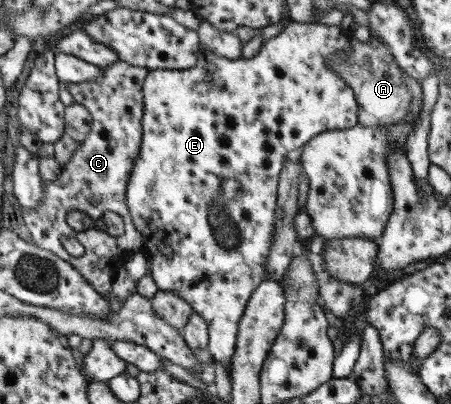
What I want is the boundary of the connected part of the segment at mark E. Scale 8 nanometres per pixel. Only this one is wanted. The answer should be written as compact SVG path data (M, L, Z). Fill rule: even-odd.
M296 21L288 22L287 27L276 38L267 40L260 52L247 59L236 59L218 56L202 46L198 57L198 62L193 68L188 70L154 70L148 74L144 83L143 93L145 96L145 115L143 116L143 146L140 149L138 161L131 172L131 180L127 186L127 205L130 206L131 215L135 225L143 237L143 250L151 263L153 278L160 291L170 291L170 293L180 294L182 299L188 301L194 309L194 313L200 313L208 323L210 345L208 350L213 355L214 360L222 362L231 380L231 366L234 356L239 349L239 326L247 313L248 302L260 284L265 281L272 281L268 273L268 257L271 254L273 238L275 237L275 222L278 221L279 206L279 180L281 172L285 167L288 158L298 154L304 145L307 145L314 137L331 130L346 130L359 124L360 103L356 98L355 90L344 80L342 76L332 70L328 64L336 54L349 56L353 52L353 40L344 34L341 25L334 26L317 22L300 23ZM236 178L240 180L240 190L242 198L226 200L223 193L224 180Z

